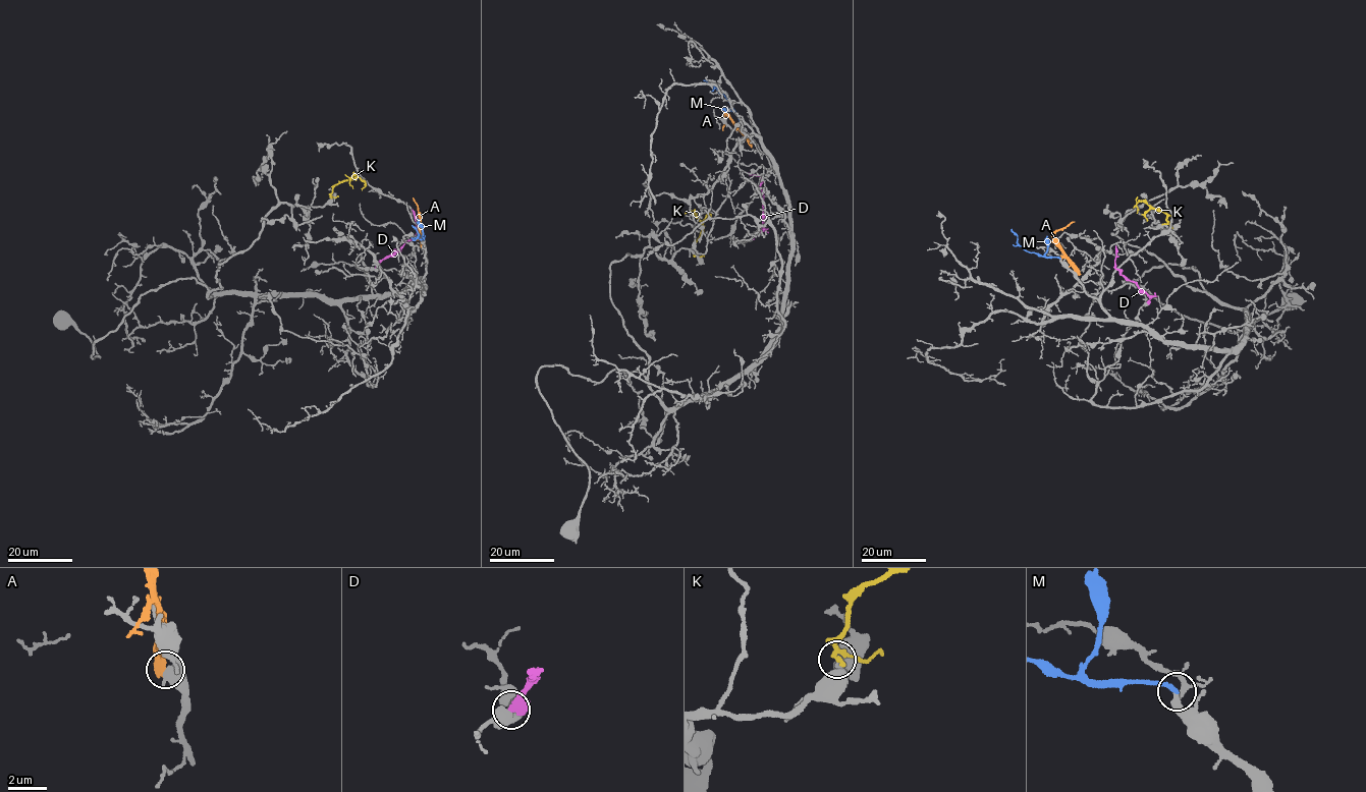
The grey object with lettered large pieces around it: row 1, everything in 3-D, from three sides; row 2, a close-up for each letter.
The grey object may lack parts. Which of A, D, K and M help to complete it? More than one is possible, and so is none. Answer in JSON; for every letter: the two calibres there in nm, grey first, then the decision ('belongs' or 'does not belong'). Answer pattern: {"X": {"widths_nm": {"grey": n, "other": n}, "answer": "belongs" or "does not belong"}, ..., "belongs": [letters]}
{"A": {"widths_nm": {"grey": 480, "other": 340}, "answer": "does not belong"}, "D": {"widths_nm": {"grey": 460, "other": 480}, "answer": "does not belong"}, "K": {"widths_nm": {"grey": 280, "other": 190}, "answer": "does not belong"}, "M": {"widths_nm": {"grey": 200, "other": 200}, "answer": "belongs"}, "belongs": ["M"]}

